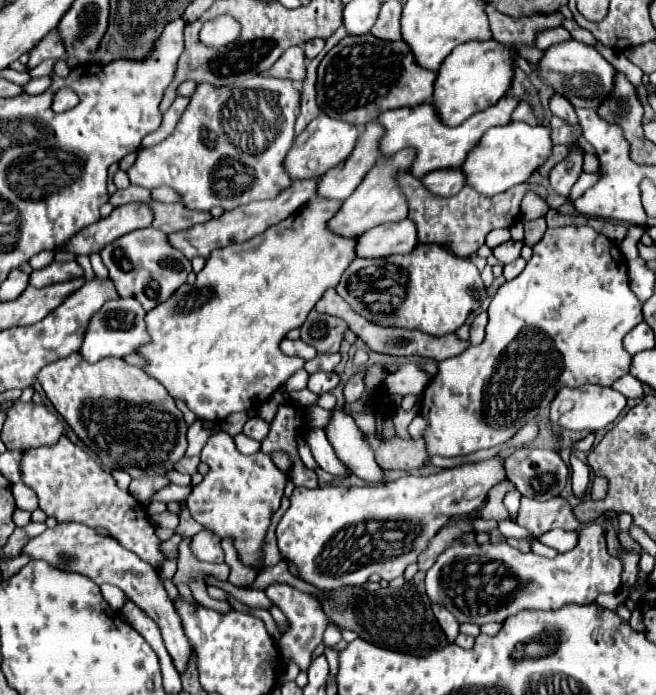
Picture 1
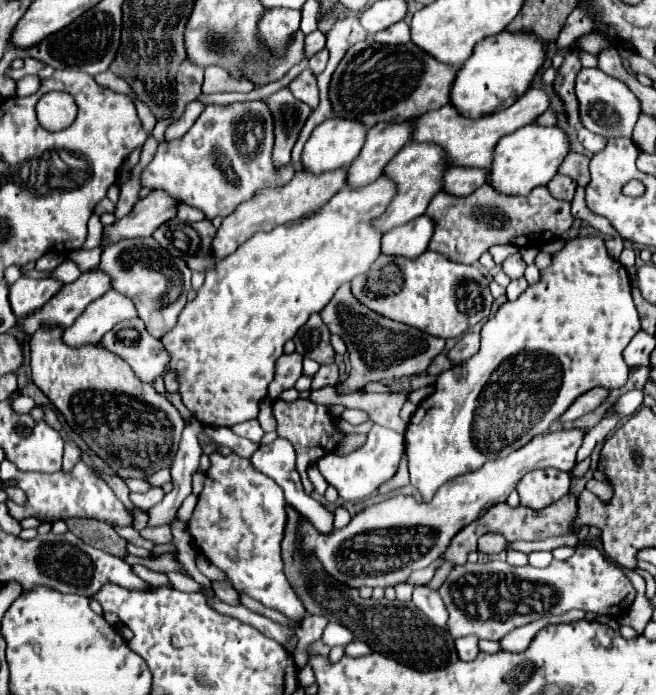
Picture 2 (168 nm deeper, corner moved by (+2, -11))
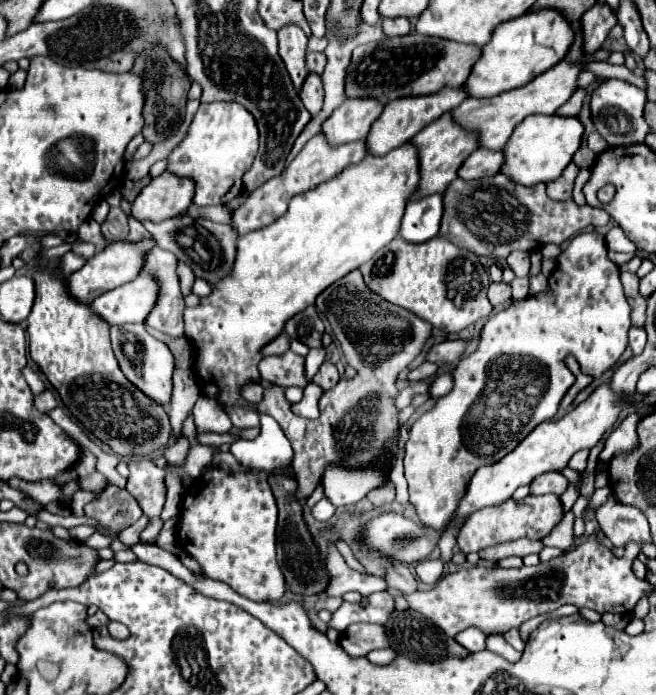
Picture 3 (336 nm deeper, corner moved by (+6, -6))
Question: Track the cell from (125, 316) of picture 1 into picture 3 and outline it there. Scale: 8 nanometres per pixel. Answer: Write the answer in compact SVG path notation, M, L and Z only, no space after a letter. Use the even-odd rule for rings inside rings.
M112 325L112 349L114 355L120 363L120 369L124 371L124 375L128 377L130 383L134 383L140 391L144 391L146 397L150 397L152 401L160 403L162 407L168 407L170 397L172 397L172 371L174 371L174 355L170 353L168 345L154 339L152 335L146 333L144 325ZM128 349L132 349L136 353L136 357L142 355L142 367L140 371L136 371L132 359L128 357Z

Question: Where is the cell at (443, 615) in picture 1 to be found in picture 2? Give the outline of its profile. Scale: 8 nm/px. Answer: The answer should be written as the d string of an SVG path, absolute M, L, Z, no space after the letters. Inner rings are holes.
M416 586L412 594L412 602L432 620L432 624L448 630L448 612L436 590L430 590L426 586Z

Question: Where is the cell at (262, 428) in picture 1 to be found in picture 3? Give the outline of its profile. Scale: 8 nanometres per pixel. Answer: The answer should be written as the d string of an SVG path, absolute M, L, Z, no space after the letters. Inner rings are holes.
M226 407L226 413L232 421L234 427L260 427L260 415L252 409L244 409L244 407Z

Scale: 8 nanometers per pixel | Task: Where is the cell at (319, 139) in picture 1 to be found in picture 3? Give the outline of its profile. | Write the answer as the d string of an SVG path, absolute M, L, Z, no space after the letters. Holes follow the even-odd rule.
M354 97L346 99L322 125L322 133L330 143L350 143L364 139L372 127L372 123L380 117L384 105L372 97Z

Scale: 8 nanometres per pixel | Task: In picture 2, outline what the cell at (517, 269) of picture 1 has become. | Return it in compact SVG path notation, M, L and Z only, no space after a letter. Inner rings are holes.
M518 278L518 280L512 280L510 284L508 284L508 288L506 288L506 294L508 294L508 300L516 300L522 292L524 292L524 288L528 286L528 282L526 282L526 278Z

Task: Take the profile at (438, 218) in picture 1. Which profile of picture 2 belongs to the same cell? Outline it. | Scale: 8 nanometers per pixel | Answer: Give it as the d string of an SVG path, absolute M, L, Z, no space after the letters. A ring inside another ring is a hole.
M488 184L480 186L468 198L438 192L428 204L426 214L436 222L428 250L440 252L458 264L478 262L480 254L494 244L542 246L544 242L560 238L574 220L570 214L570 204L556 200L546 186L534 188L528 196L500 196Z

